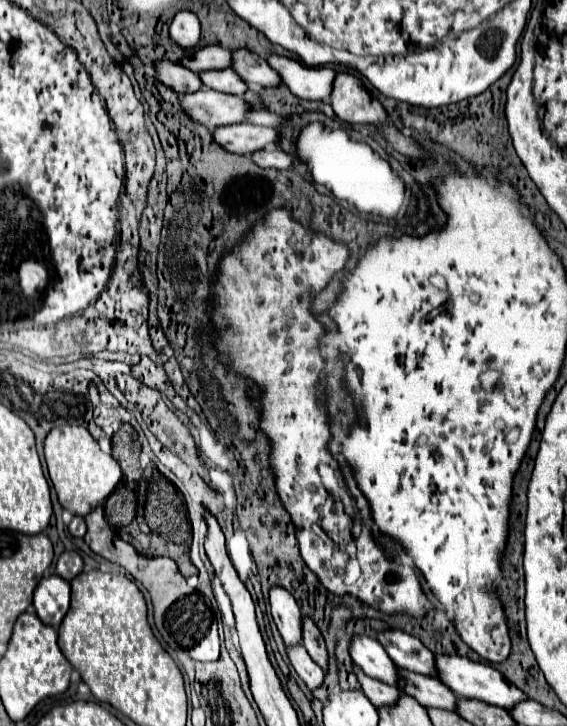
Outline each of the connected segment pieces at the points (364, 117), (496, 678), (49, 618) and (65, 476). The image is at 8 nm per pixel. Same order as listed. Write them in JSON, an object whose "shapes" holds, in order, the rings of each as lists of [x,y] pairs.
{"shapes":[[[[336,73],[332,83],[330,105],[334,113],[346,123],[372,123],[382,125],[388,115],[384,107],[374,99],[352,73]]],[[[436,655],[436,677],[446,685],[452,687],[452,691],[456,691],[456,695],[466,697],[466,699],[480,699],[484,703],[490,705],[498,705],[498,707],[512,707],[518,701],[526,699],[526,695],[512,683],[508,683],[504,679],[504,675],[500,671],[496,671],[490,665],[484,663],[476,663],[470,661],[468,657],[460,657],[460,655]]],[[[58,575],[44,577],[34,591],[34,609],[44,625],[58,627],[70,607],[70,583]]],[[[78,425],[54,427],[44,441],[44,457],[58,501],[72,515],[84,517],[94,507],[104,504],[106,497],[117,488],[122,479],[118,461],[98,447],[88,429]]]]}

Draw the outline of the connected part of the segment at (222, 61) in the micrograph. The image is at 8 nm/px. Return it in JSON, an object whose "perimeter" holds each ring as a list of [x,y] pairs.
{"perimeter":[[[208,45],[208,47],[192,51],[192,55],[184,55],[180,59],[180,65],[196,73],[210,71],[210,69],[226,69],[230,67],[230,51],[216,45]]]}

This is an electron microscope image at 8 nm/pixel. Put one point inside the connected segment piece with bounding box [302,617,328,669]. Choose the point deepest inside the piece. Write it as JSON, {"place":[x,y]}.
{"place":[311,639]}

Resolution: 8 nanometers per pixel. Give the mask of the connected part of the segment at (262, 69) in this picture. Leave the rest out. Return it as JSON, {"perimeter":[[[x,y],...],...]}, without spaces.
{"perimeter":[[[248,49],[232,51],[232,69],[242,77],[244,83],[256,83],[262,87],[280,85],[278,73],[270,69],[262,57],[258,57],[256,53],[250,53]]]}

